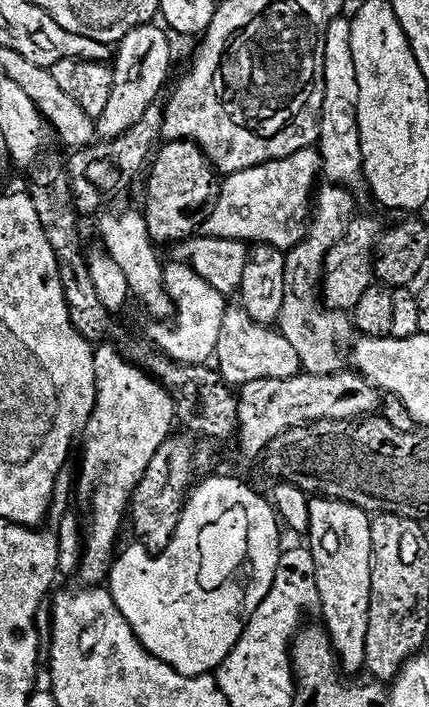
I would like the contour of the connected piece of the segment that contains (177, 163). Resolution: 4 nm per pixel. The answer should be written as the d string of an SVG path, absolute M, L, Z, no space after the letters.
M170 140L161 143L151 161L150 170L151 168L152 177L148 180L148 205L143 205L142 208L144 221L149 235L157 245L175 245L187 240L197 231L196 215L209 207L214 196L214 169L208 157L204 155L203 147L189 140Z

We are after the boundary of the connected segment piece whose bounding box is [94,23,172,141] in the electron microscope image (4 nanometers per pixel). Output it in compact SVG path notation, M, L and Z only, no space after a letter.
M143 24L136 27L120 41L115 56L113 72L114 86L111 88L110 99L106 109L97 117L94 130L99 139L111 141L121 137L132 128L150 105L157 101L168 78L172 64L172 46L169 33L156 24Z

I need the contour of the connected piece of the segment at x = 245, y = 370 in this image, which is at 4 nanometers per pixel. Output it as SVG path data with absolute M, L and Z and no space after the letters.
M240 306L229 307L222 318L214 368L229 386L241 386L259 379L290 379L303 371L300 358L286 338L250 318Z

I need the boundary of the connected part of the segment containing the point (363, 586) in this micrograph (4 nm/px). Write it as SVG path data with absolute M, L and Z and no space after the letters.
M312 498L308 501L307 536L306 547L313 554L316 571L318 598L320 599L318 612L319 615L324 615L325 626L323 627L326 629L326 635L332 642L332 648L337 654L341 669L348 674L361 671L367 662L366 636L372 570L371 523L366 522L365 513L353 504L347 504L341 500Z

